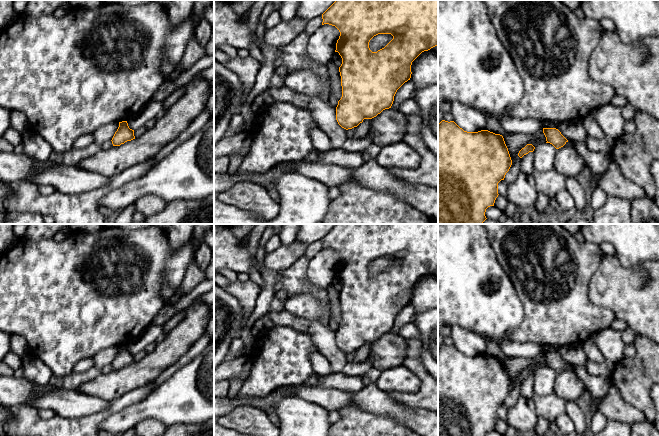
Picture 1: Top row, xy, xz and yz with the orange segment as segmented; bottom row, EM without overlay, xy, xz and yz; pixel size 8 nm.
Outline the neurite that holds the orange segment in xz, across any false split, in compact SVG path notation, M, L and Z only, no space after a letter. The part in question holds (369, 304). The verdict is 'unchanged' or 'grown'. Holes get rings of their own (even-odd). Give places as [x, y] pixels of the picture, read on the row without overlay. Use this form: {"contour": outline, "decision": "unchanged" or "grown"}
{"contour": "M336 224L323 238L322 249L329 248L335 250L340 260L336 267L336 274L342 282L342 288L339 291L342 310L342 321L336 331L336 344L338 348L348 354L357 351L364 343L372 343L380 338L383 334L391 332L394 320L397 314L411 302L412 286L424 275L438 269L438 224ZM378 258L391 258L393 263L382 273L372 276L369 272L370 264Z", "decision": "unchanged"}

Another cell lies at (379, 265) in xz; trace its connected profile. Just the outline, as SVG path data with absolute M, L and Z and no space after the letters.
M378 258L370 264L369 272L372 276L377 276L384 272L392 263L393 260L391 258Z

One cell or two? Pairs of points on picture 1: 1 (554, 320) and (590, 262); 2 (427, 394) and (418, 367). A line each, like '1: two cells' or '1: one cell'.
1: one cell
2: one cell

